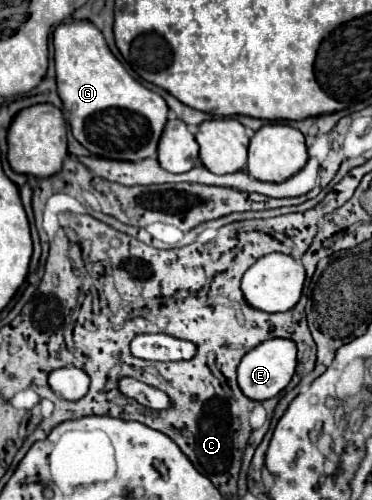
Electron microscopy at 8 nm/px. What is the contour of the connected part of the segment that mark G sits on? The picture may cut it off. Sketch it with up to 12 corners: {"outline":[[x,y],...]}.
{"outline":[[89,21],[53,31],[73,137],[105,159],[155,157],[169,107]]}

